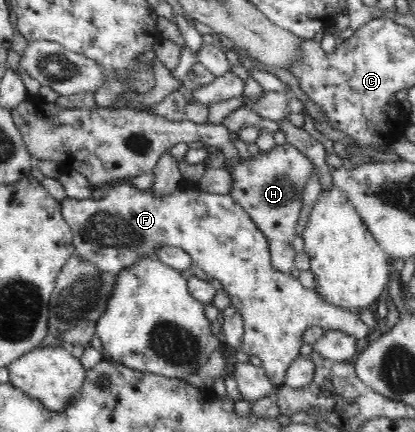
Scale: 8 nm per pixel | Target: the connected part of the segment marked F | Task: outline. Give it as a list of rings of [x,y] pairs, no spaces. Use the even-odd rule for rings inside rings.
[[[188,179],[181,180],[173,189],[158,192],[154,185],[140,190],[128,180],[113,183],[107,189],[108,193],[100,198],[67,198],[62,202],[62,215],[69,223],[73,233],[73,243],[76,252],[87,261],[97,263],[99,269],[118,275],[130,271],[135,264],[143,260],[158,259],[159,250],[163,248],[181,248],[193,257],[193,263],[207,275],[221,282],[222,288],[229,293],[232,306],[241,312],[243,336],[239,346],[233,350],[257,356],[263,363],[264,372],[274,387],[286,384],[286,374],[291,362],[299,354],[305,344],[305,332],[309,327],[320,326],[326,331],[342,330],[362,339],[368,334],[368,326],[361,320],[360,314],[342,305],[331,304],[323,294],[316,289],[308,289],[301,285],[297,276],[283,273],[272,262],[269,240],[263,230],[251,218],[232,193],[211,192],[200,184]]]

